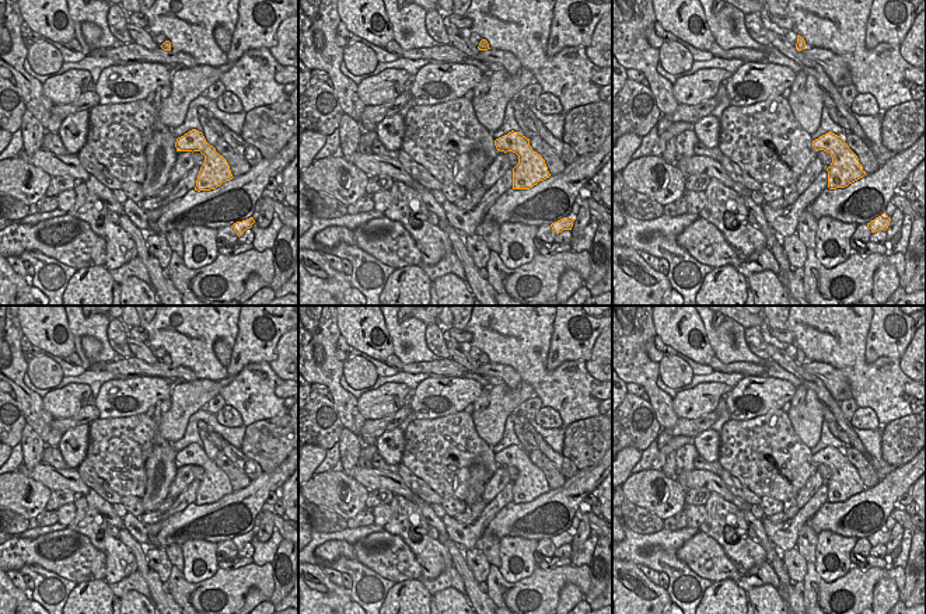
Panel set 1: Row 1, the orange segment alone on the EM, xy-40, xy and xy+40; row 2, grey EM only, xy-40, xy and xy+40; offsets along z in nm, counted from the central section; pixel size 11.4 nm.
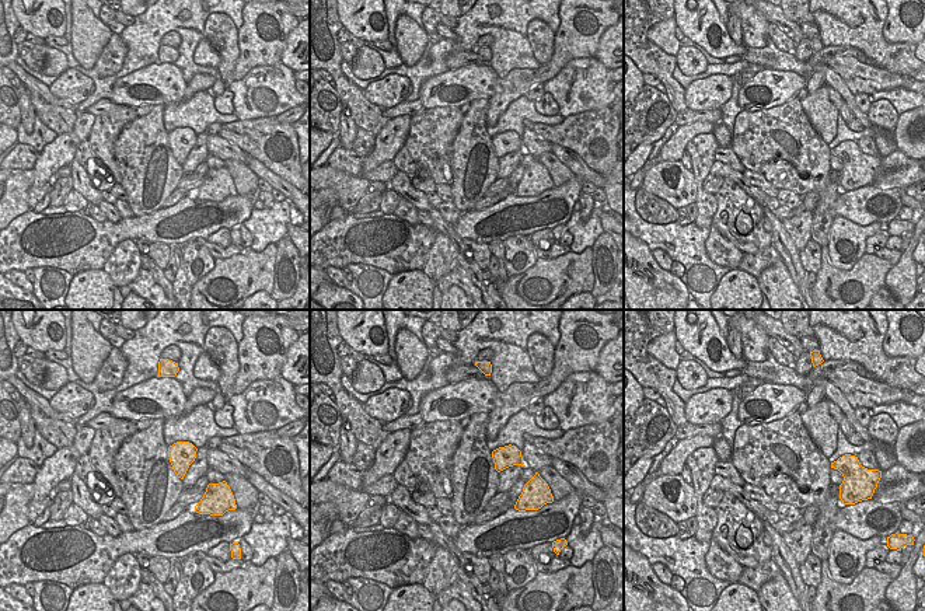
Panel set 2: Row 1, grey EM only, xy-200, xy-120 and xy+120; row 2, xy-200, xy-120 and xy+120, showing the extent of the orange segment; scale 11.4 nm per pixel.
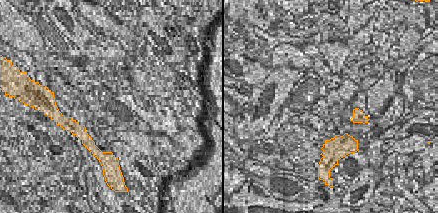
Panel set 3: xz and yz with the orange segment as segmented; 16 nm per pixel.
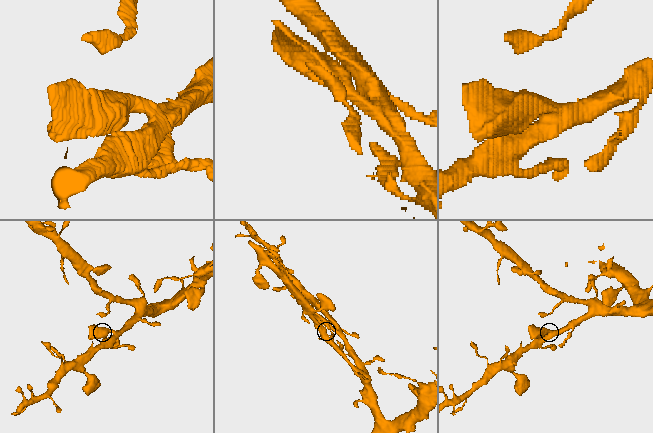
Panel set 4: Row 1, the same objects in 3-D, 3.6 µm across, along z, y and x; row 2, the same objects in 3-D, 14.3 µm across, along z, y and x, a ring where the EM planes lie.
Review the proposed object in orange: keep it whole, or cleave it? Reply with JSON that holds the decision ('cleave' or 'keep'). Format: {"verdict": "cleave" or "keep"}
{"verdict": "keep"}

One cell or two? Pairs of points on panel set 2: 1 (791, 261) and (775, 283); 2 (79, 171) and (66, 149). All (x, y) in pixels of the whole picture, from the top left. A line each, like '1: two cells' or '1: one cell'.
1: two cells
2: two cells

